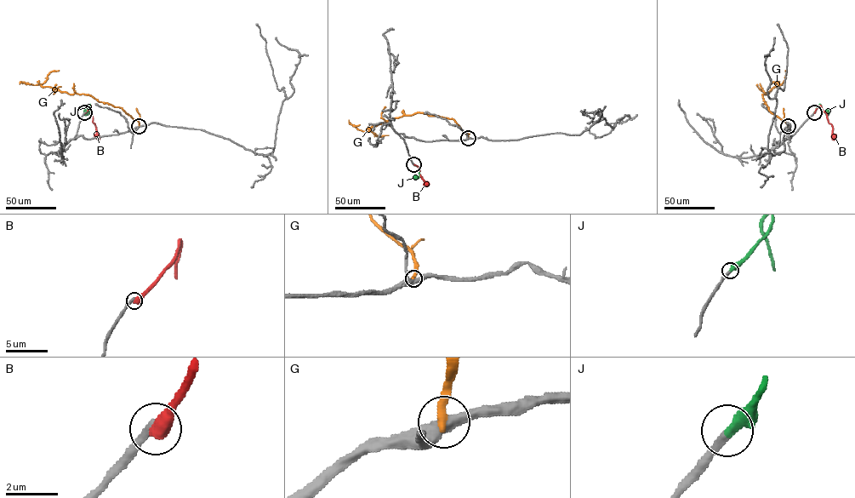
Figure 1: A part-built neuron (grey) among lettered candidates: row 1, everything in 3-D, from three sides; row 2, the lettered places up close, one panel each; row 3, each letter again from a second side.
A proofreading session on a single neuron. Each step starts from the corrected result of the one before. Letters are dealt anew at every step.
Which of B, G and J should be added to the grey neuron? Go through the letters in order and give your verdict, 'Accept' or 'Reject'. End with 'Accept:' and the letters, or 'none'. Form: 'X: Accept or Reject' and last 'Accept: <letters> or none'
B: Reject
G: Reject
J: Accept
Accept: J

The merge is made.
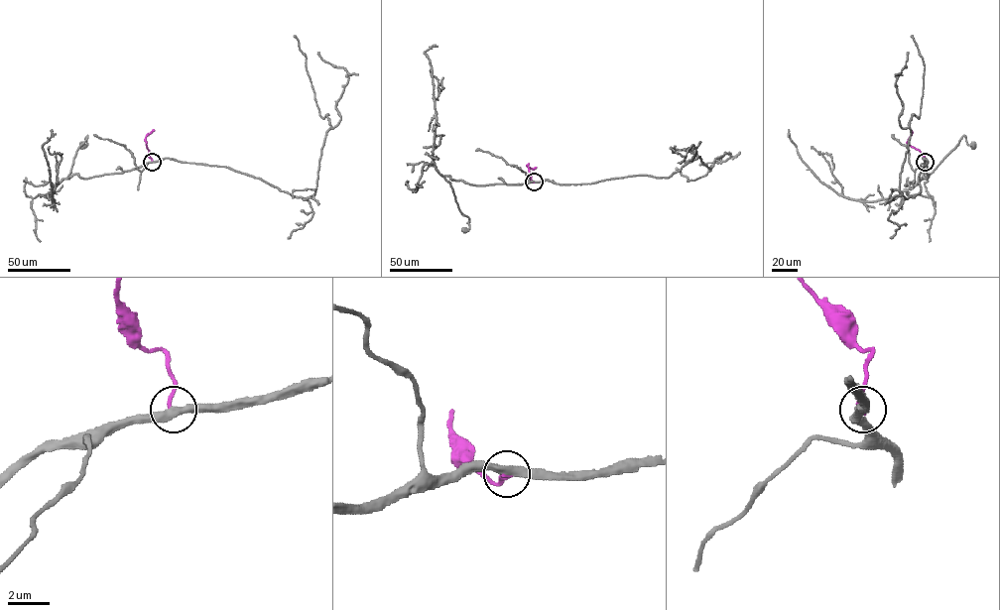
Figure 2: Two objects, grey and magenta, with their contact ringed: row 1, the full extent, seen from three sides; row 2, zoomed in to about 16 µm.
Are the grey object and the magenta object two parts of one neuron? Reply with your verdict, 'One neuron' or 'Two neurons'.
One neuron

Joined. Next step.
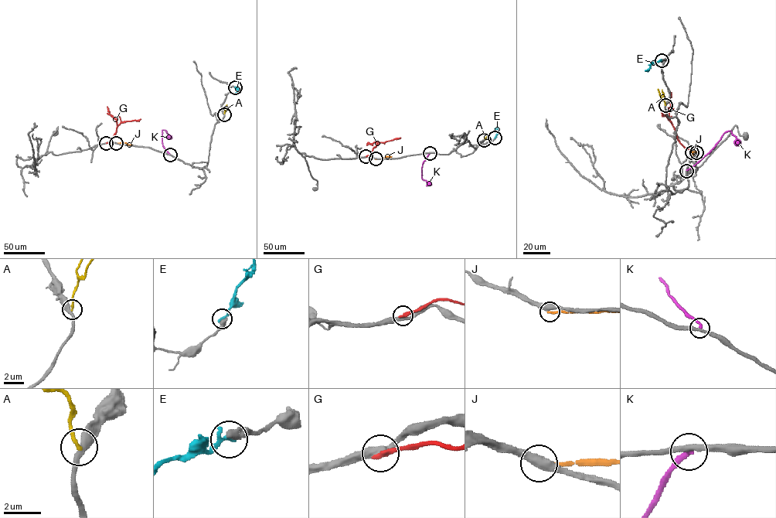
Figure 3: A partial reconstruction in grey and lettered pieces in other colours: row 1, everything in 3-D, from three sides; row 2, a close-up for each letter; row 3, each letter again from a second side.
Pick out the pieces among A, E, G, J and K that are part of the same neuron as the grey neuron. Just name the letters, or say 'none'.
none

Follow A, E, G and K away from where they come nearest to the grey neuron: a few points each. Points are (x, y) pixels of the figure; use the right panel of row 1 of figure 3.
A: (665, 104), (658, 89)
E: (661, 60), (645, 69)
G: (692, 152), (679, 142), (669, 117), (661, 113)
K: (686, 171), (709, 153), (726, 132), (730, 131), (737, 144)

